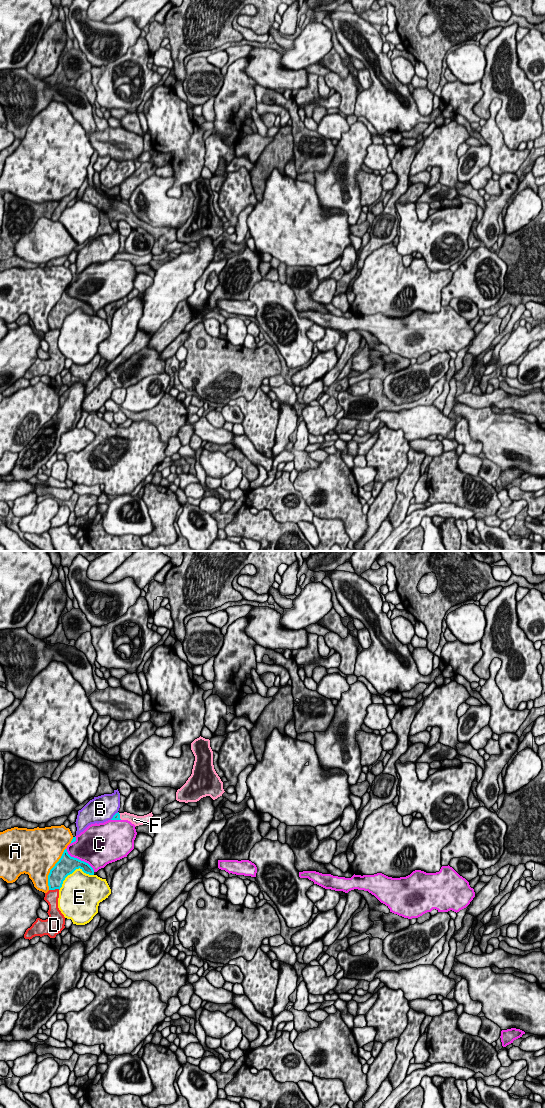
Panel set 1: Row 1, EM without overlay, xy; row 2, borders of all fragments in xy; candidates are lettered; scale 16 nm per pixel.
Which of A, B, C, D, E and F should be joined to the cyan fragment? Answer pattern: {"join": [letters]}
{"join": ["F"]}

